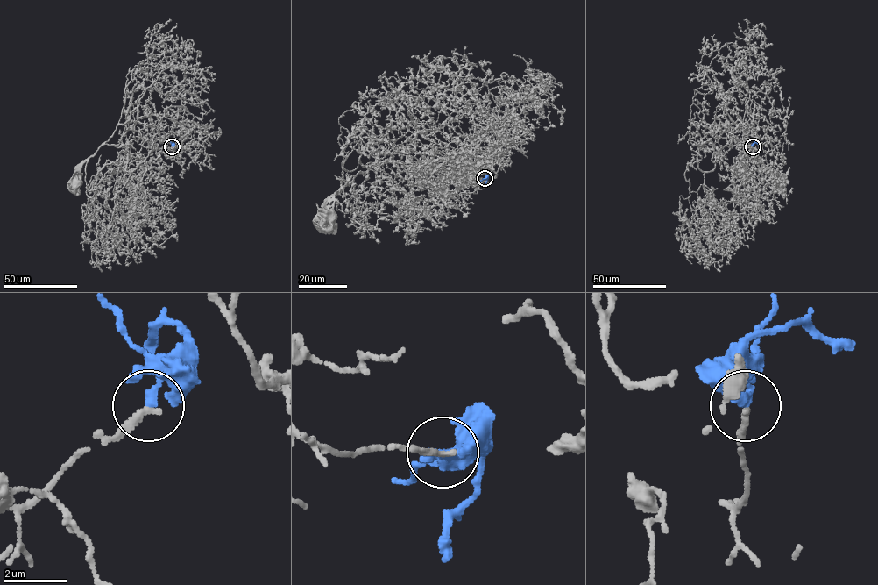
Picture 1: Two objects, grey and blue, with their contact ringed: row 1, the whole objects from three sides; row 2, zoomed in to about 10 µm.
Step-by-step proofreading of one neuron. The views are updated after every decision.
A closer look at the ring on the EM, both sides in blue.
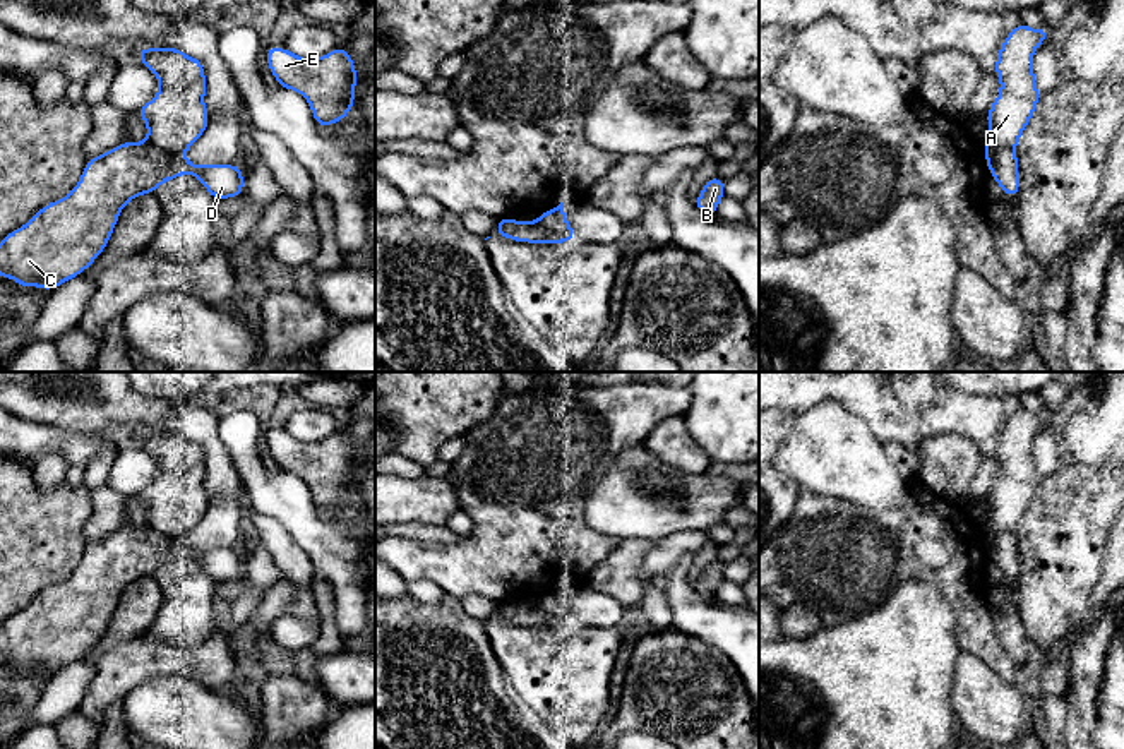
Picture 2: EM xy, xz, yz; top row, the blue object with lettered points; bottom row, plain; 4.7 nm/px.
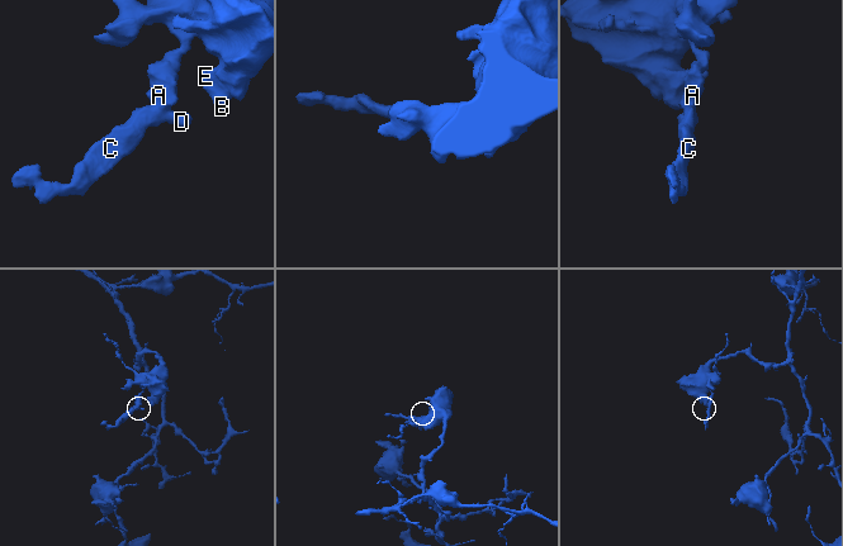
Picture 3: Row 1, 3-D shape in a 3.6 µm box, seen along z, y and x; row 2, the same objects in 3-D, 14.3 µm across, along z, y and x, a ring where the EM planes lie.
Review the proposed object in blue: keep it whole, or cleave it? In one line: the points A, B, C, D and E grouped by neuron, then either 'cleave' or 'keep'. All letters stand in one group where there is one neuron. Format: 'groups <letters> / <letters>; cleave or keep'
groups A B E / C D; cleave

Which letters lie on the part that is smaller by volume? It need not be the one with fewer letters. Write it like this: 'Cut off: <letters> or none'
Cut off: C, D

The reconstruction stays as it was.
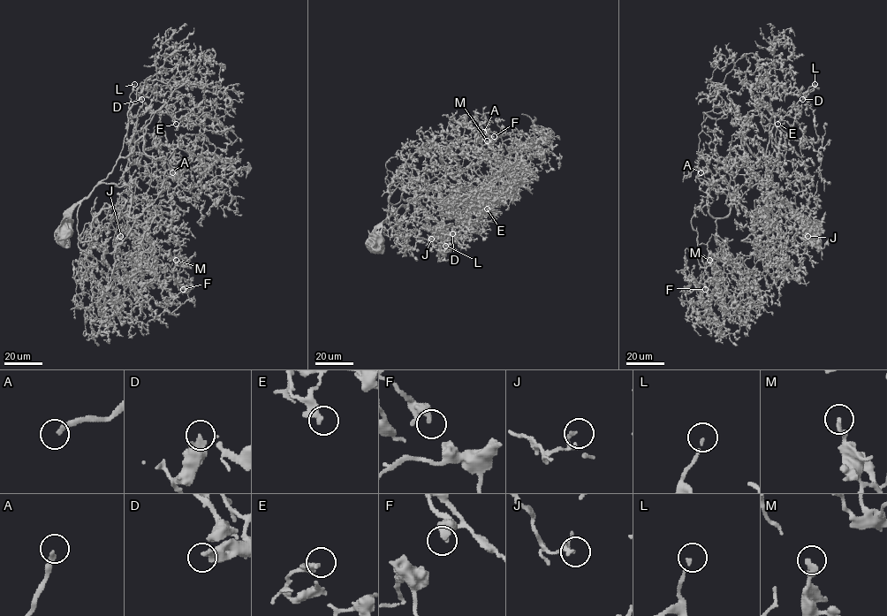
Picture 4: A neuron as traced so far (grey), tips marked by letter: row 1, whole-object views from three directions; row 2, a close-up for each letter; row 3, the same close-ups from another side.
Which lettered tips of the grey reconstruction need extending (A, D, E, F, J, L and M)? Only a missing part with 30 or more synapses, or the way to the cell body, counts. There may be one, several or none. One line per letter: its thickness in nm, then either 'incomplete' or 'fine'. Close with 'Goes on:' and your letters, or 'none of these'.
A: 240 nm thick; incomplete
D: 440 nm thick; fine
E: 340 nm thick; incomplete
F: 320 nm thick; fine
J: 170 nm thick; fine
L: 110 nm thick; incomplete
M: 280 nm thick; fine
Goes on: A, E, L

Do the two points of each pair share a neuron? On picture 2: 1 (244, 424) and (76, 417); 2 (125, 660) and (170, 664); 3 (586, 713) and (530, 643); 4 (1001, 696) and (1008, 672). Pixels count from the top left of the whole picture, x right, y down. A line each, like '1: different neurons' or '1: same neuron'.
1: different neurons
2: same neuron
3: same neuron
4: different neurons

